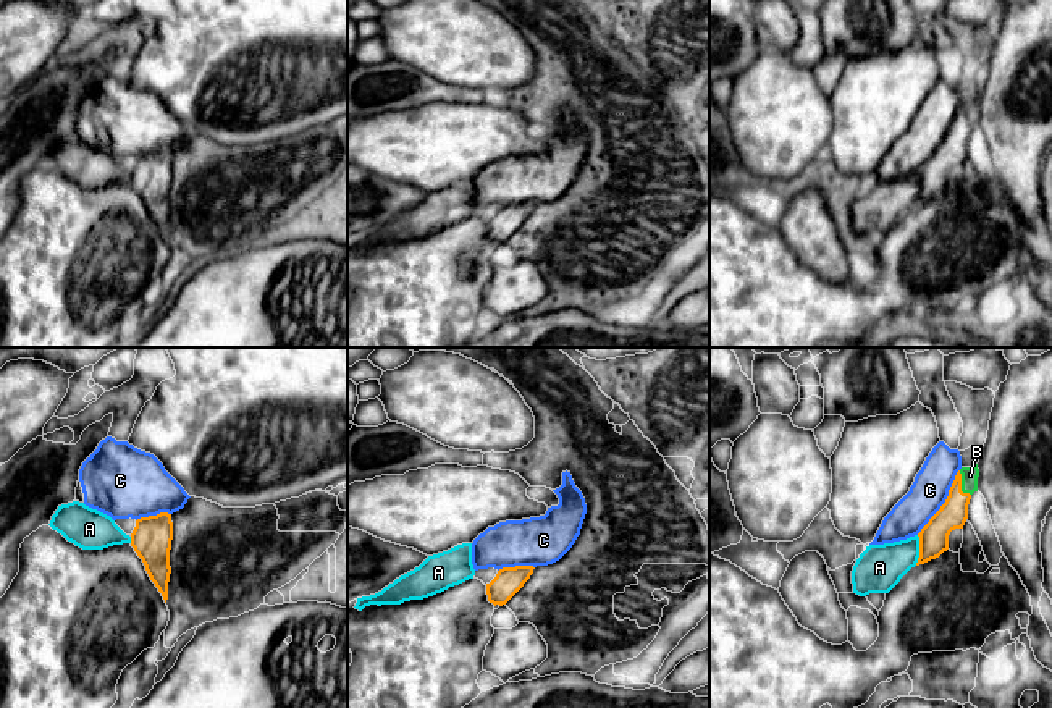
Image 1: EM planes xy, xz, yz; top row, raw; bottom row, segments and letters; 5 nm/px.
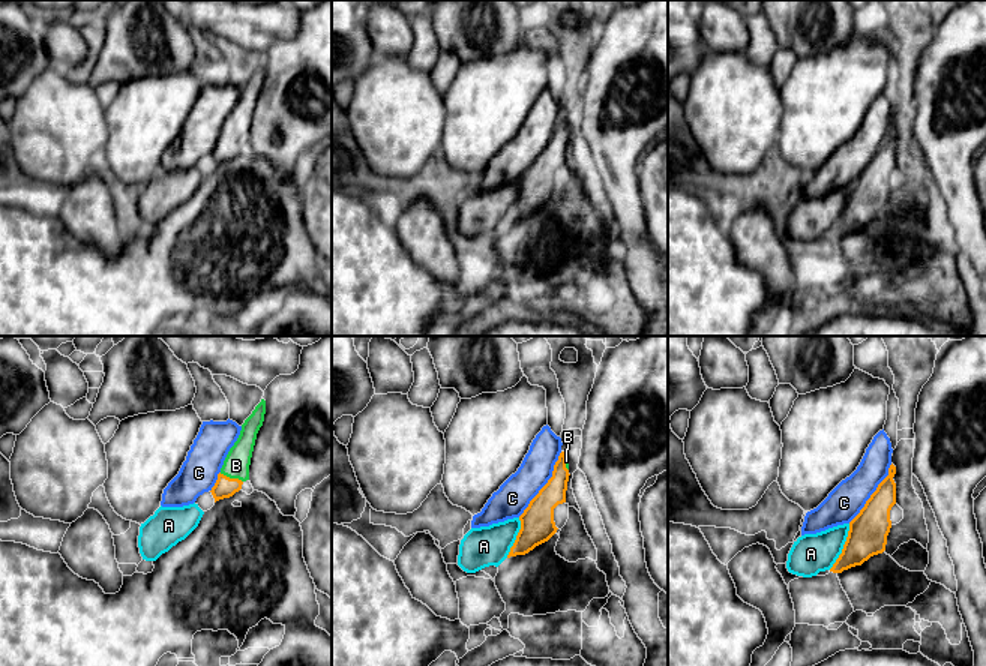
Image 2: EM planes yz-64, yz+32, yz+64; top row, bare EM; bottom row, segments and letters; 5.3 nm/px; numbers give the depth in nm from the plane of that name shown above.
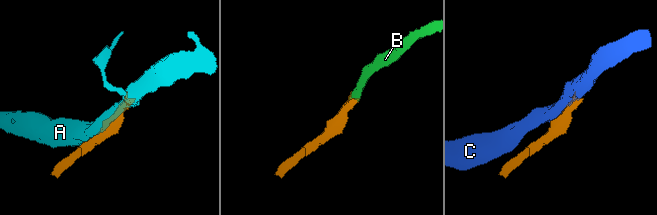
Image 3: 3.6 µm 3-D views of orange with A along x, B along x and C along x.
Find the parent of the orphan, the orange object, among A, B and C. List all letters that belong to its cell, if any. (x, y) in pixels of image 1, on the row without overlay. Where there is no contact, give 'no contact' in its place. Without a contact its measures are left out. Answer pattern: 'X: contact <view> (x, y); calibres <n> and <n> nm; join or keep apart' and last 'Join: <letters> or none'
A: contact yz (920, 188); calibres 140 and 240 nm; keep apart
B: contact yz (960, 123); calibres 140 and 80 nm; join
C: contact yz (946, 139); calibres 140 and 190 nm; keep apart
Join: B

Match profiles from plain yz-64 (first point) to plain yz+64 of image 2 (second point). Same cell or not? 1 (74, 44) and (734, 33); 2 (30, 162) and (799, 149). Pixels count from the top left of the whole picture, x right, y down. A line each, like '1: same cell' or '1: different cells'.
1: same cell
2: different cells

